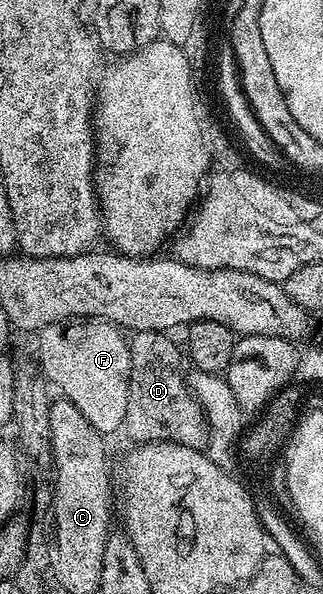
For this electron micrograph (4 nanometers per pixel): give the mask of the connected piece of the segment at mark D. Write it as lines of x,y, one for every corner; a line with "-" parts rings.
141,331
135,333
130,338
131,348
131,395
128,399
128,413
125,415
122,428
127,431
128,435
135,440
135,443
150,443
152,441
168,441
169,443
177,443
178,445
184,445
190,449
197,449
200,451
206,450
207,447
207,420
205,415
201,411
201,407
195,402
195,394
191,392
189,388
188,378
185,376
185,369
183,373
183,361
185,362
184,354
179,354
179,349
170,341
168,334
163,331

